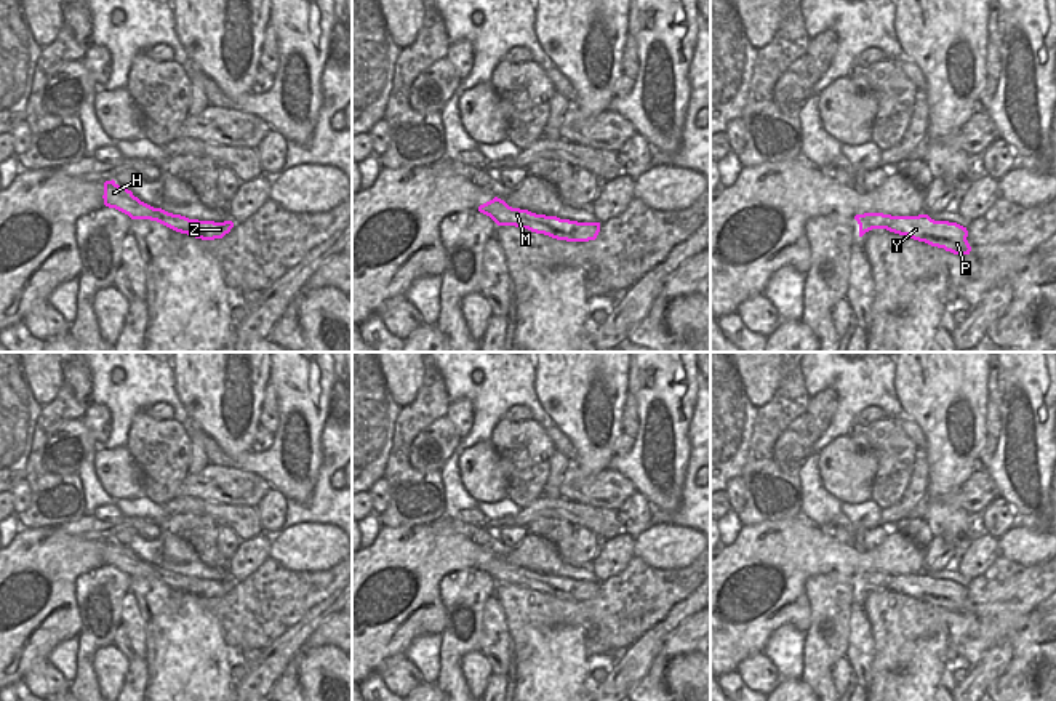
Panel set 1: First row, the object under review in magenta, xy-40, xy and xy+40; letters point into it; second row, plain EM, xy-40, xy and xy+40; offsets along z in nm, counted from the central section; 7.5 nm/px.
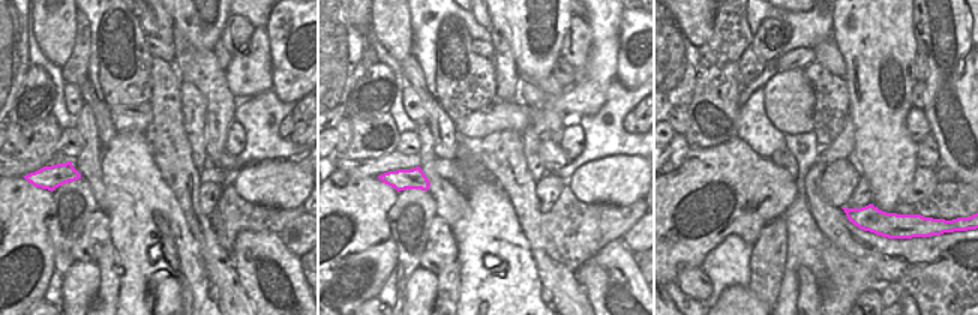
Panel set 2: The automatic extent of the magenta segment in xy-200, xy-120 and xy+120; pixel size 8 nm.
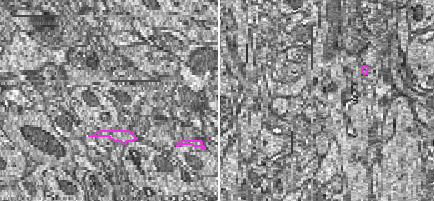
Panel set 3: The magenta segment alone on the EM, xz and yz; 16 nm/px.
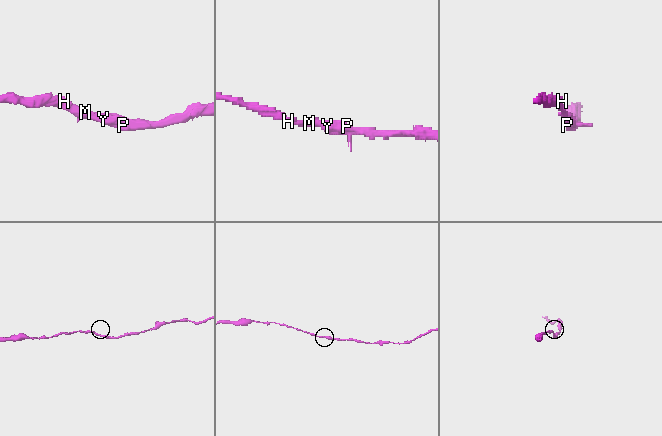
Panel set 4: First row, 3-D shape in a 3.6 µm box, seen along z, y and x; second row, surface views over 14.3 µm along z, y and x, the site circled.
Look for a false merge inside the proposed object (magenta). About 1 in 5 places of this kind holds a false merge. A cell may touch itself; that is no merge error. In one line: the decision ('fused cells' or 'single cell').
single cell

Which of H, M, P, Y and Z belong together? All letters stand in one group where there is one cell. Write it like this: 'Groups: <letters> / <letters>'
Groups: H M P Y Z

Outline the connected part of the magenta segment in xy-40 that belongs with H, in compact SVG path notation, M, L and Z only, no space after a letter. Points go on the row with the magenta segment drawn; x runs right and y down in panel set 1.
M114 179L104 182L102 198L106 206L115 208L128 214L131 219L157 221L176 232L187 234L202 240L222 238L234 227L232 221L198 221L168 213L162 208L154 208L134 197L128 187L118 186Z

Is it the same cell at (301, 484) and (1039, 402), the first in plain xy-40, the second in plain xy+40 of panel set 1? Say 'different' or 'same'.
same

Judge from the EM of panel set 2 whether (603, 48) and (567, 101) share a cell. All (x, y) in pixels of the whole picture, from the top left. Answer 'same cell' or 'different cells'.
same cell

